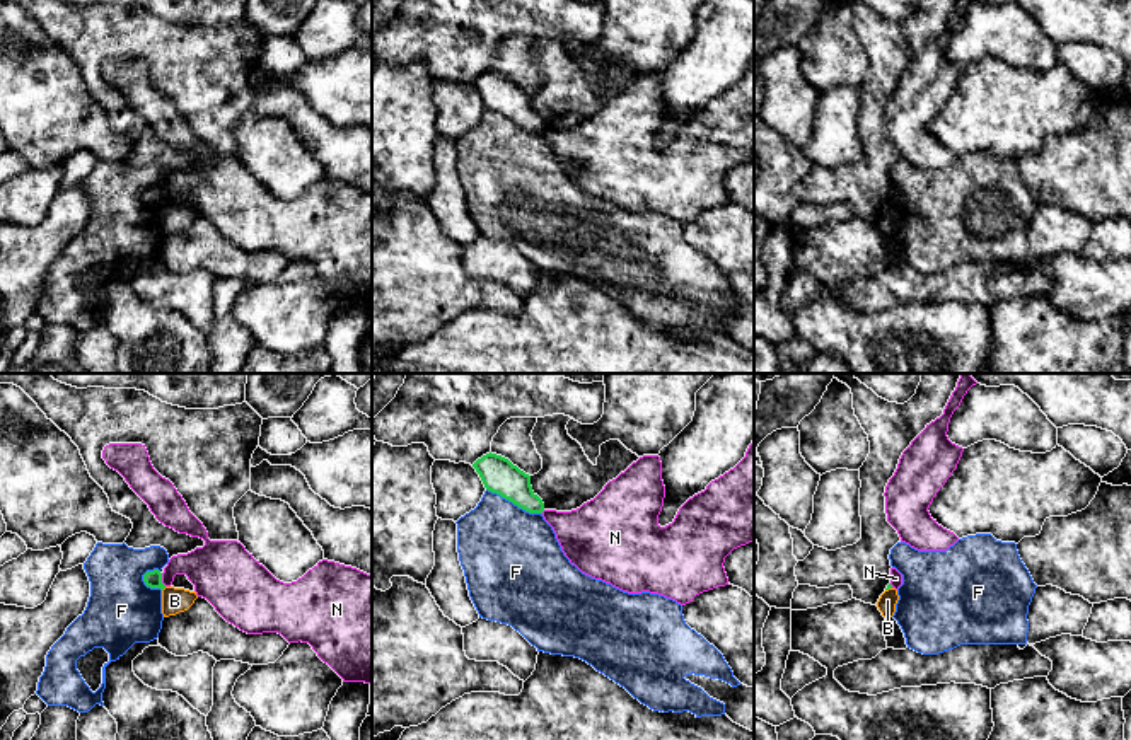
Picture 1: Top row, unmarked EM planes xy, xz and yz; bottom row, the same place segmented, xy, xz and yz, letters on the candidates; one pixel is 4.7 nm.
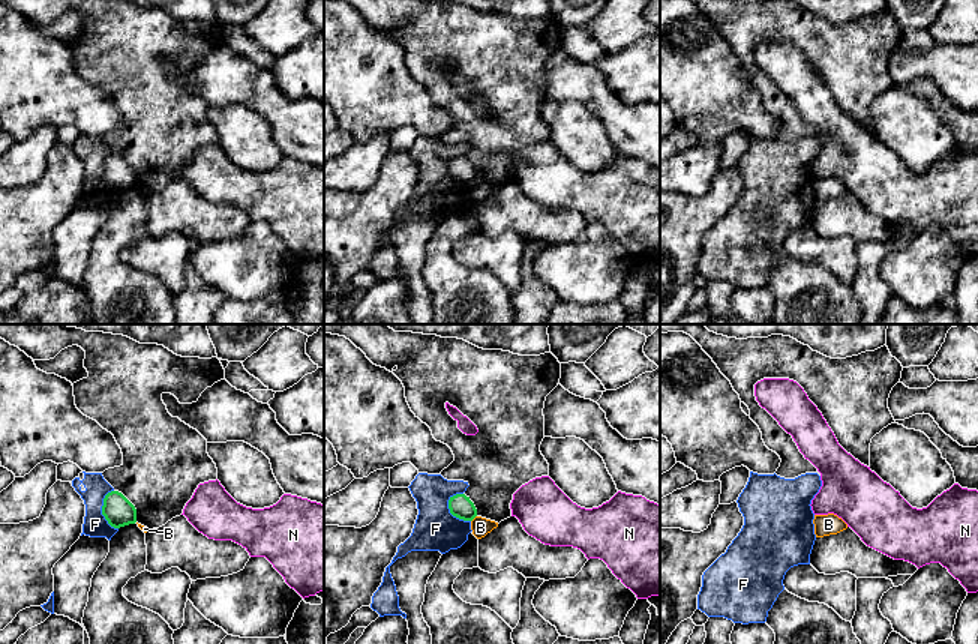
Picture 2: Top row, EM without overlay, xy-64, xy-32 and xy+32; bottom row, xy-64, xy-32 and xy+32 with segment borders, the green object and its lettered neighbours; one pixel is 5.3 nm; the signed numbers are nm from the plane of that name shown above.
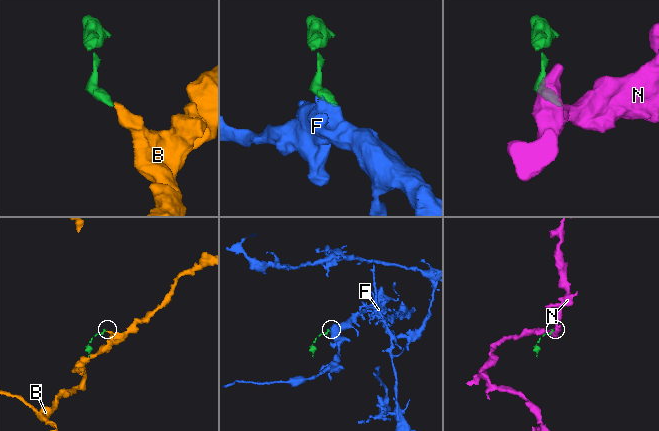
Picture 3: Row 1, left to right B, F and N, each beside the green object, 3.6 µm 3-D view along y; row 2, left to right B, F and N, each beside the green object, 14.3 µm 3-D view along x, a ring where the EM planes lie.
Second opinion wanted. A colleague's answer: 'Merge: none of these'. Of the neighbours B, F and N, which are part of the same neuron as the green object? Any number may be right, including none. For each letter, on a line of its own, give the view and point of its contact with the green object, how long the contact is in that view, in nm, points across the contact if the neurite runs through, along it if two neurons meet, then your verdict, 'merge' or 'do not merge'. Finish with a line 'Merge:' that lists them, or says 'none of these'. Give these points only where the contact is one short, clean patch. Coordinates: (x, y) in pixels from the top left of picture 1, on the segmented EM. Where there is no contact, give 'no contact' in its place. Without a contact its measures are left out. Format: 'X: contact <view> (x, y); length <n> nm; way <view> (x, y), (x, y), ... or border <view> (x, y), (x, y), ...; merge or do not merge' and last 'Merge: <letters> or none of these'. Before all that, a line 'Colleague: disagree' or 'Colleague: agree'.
Colleague: agree
B: contact yz (887, 589); length 40 nm; border yz (891, 587), (886, 590); do not merge
F: contact xz (514, 503); length 300 nm; border xz (487, 488), (529, 512), (541, 514); do not merge
N: contact xy (161, 580); length 70 nm; border xy (161, 573), (161, 580), (166, 585); do not merge
Merge: none of these

